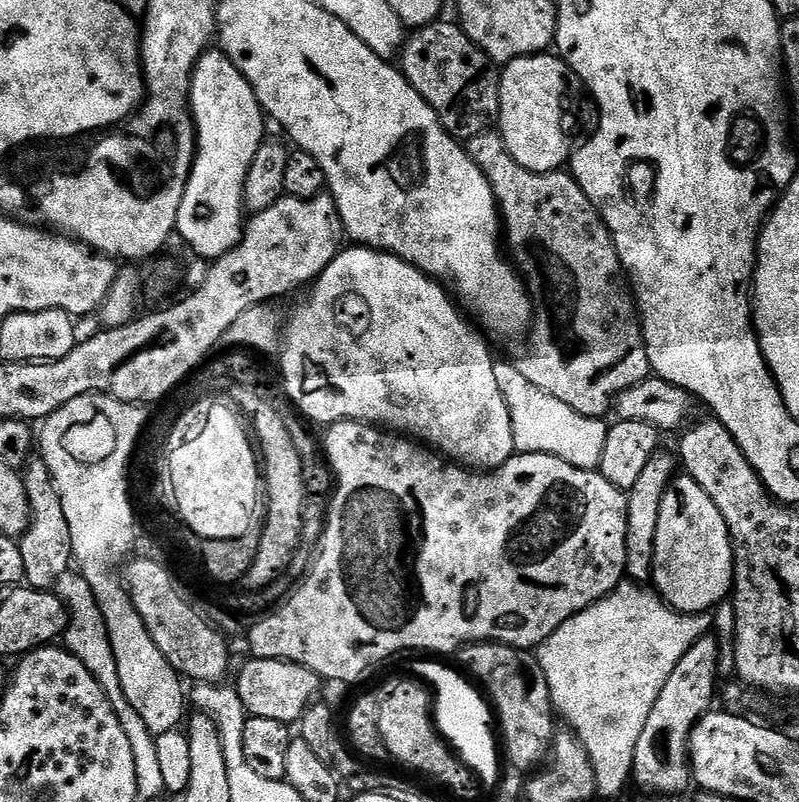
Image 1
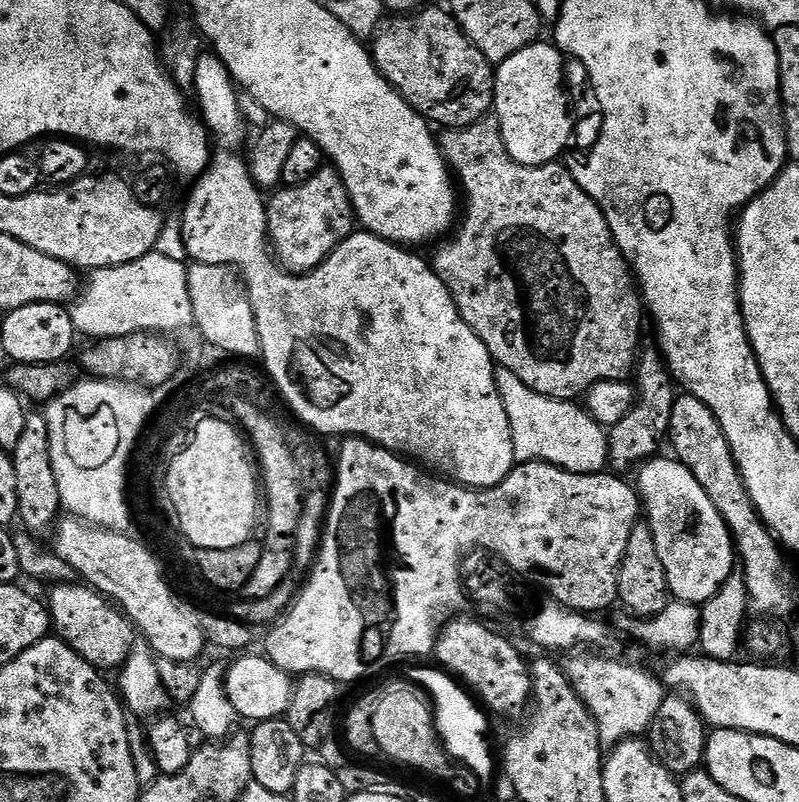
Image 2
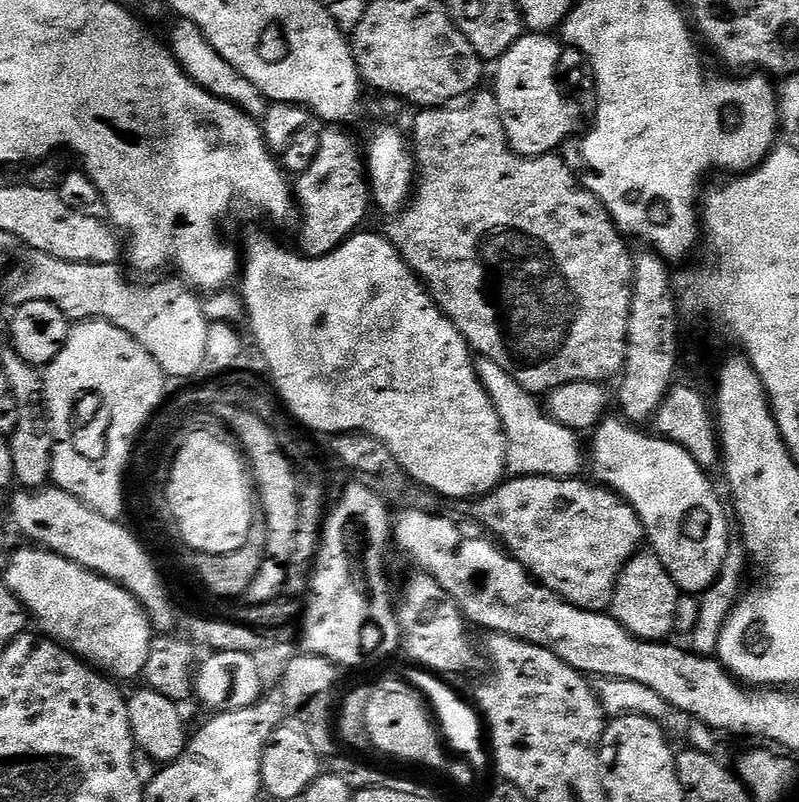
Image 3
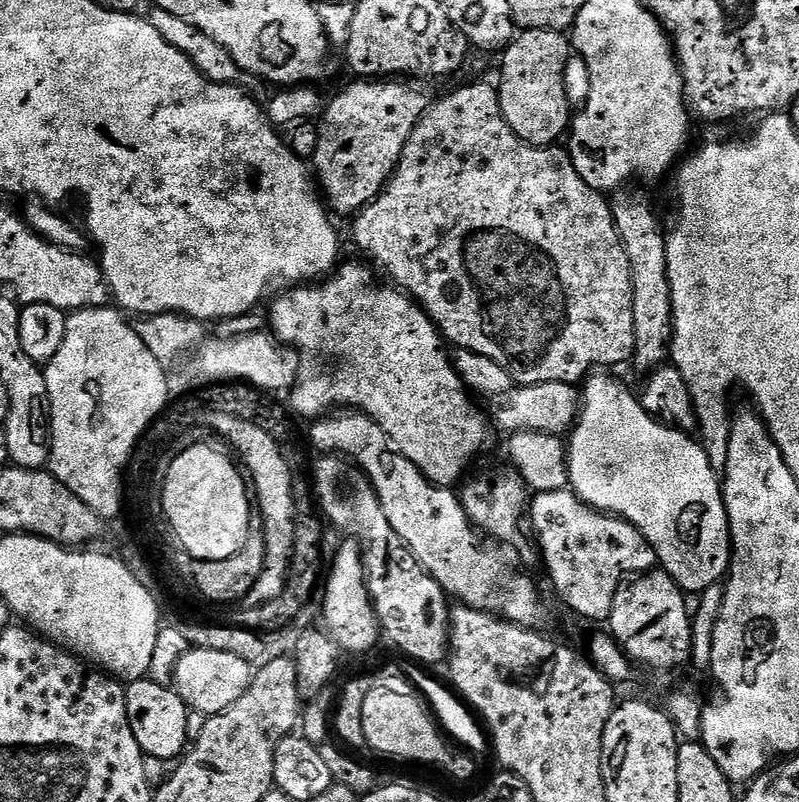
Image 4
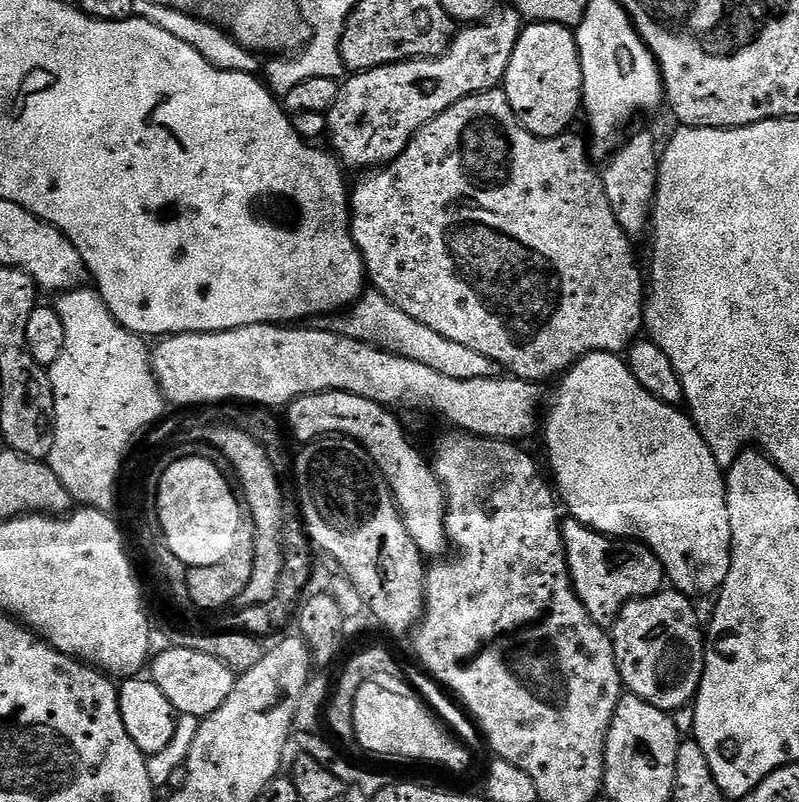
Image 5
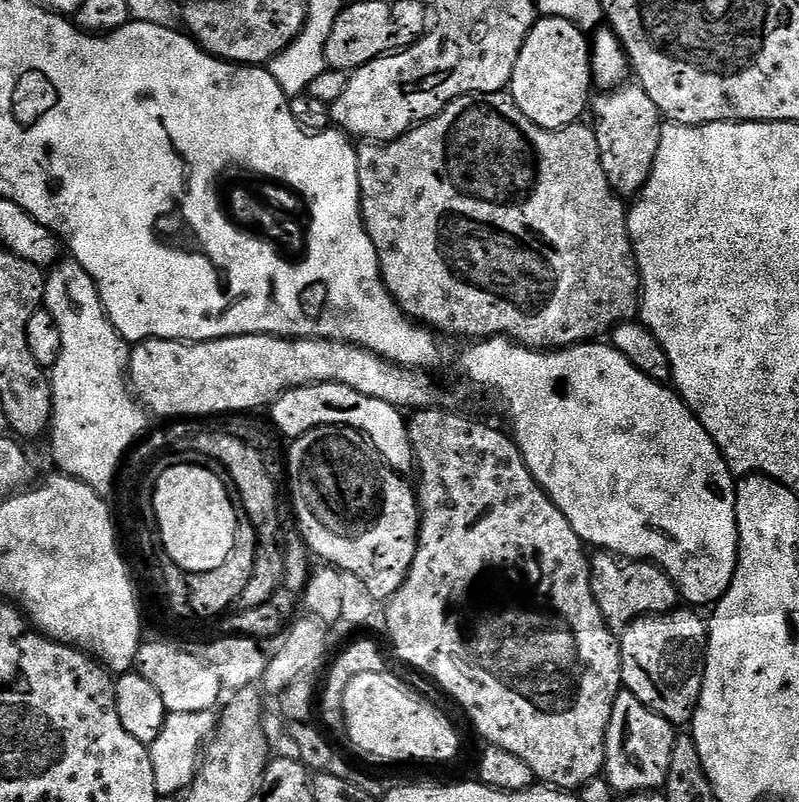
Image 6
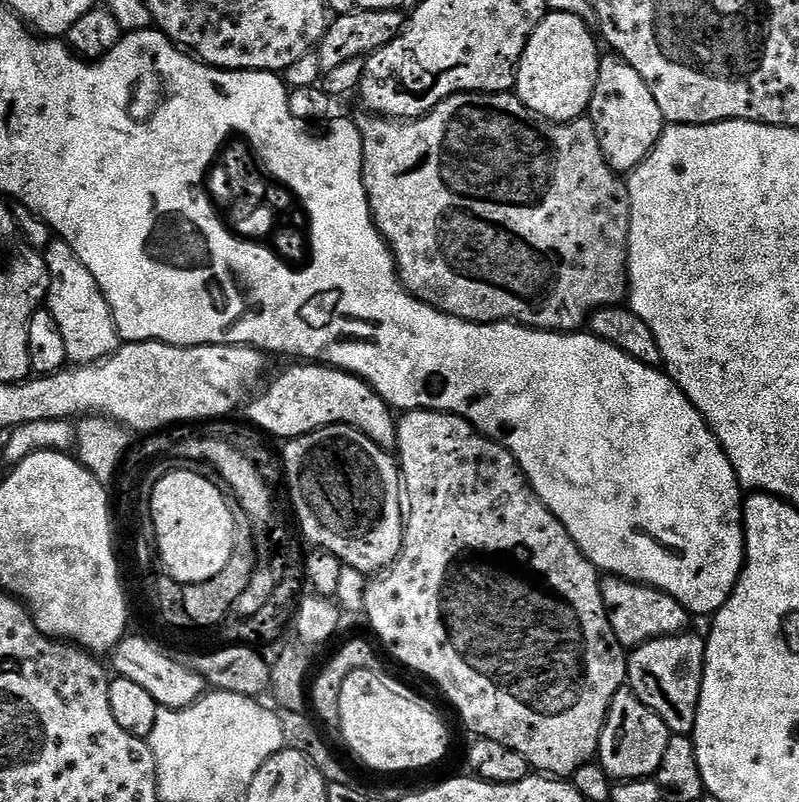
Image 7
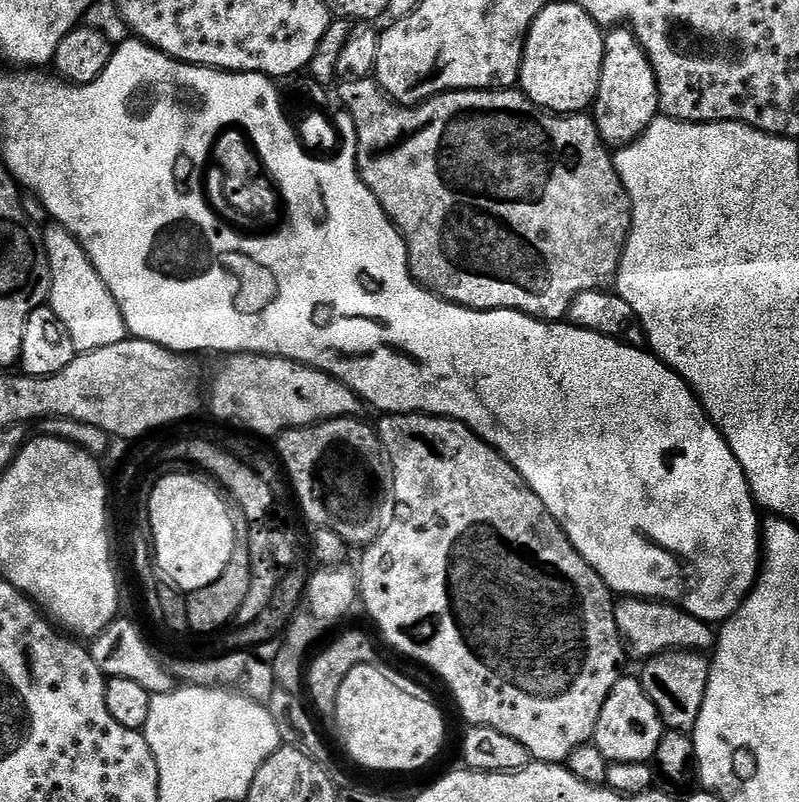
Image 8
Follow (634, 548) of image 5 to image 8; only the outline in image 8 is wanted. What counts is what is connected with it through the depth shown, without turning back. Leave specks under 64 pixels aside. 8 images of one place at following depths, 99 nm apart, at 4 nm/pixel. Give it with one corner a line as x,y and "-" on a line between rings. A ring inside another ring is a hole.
620,598
614,604
616,610
616,621
618,622
618,634
624,642
627,655
632,656
637,662
653,660
655,656
661,656
667,652
699,652
708,654
716,647
717,629
713,625
698,620
681,611
673,604
655,602
653,600
637,600
635,598

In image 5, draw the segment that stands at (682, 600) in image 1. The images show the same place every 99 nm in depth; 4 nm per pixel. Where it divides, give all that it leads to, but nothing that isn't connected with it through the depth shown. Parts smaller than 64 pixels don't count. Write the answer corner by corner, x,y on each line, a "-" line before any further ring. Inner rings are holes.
591,352
589,356
576,361
567,372
563,373
560,382
560,389
557,390
556,397
552,400
552,409
549,412
547,409
542,420
542,436
544,432
544,448
548,451
548,464
552,467
553,474
556,475
554,484
562,497
563,507
565,509
568,507
572,511
569,513
573,519
579,521
580,524
585,524
588,528
593,528
595,532
601,532
602,535
613,538
638,540
647,548
651,548
654,555
662,562
664,575
675,591
683,592
689,598
697,598
696,596
704,596
707,592
712,591
715,593
723,588
724,579
732,565
732,531
726,498
726,476
722,468
720,472
721,461
712,453
710,446
706,446
692,417
677,405
667,404
653,398
628,369
627,363
614,352

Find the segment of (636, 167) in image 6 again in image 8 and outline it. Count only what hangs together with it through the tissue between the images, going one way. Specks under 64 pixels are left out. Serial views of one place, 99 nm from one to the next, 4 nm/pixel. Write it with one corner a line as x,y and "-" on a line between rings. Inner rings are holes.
627,26
613,27
605,35
600,89
590,115
596,121
598,134
612,150
634,143
661,115
660,91
654,66
642,42
638,42
636,35

